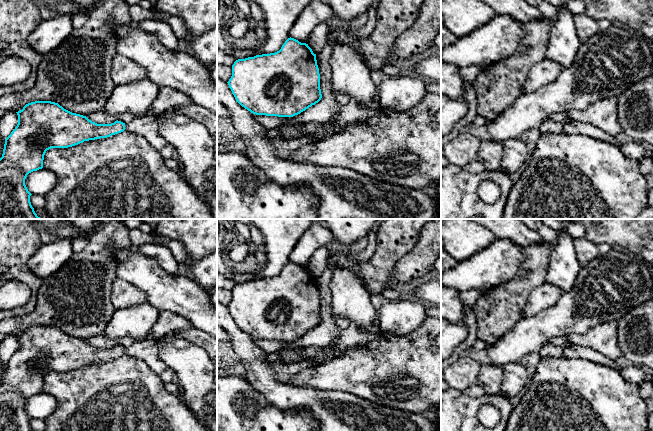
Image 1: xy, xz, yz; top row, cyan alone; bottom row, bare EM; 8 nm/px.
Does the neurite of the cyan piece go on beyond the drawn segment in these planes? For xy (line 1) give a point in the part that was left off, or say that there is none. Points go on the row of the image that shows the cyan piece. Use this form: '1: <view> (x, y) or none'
1: none

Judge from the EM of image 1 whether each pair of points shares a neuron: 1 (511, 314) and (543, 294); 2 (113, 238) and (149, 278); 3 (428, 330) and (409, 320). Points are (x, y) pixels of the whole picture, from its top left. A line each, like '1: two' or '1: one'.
1: two
2: two
3: two

